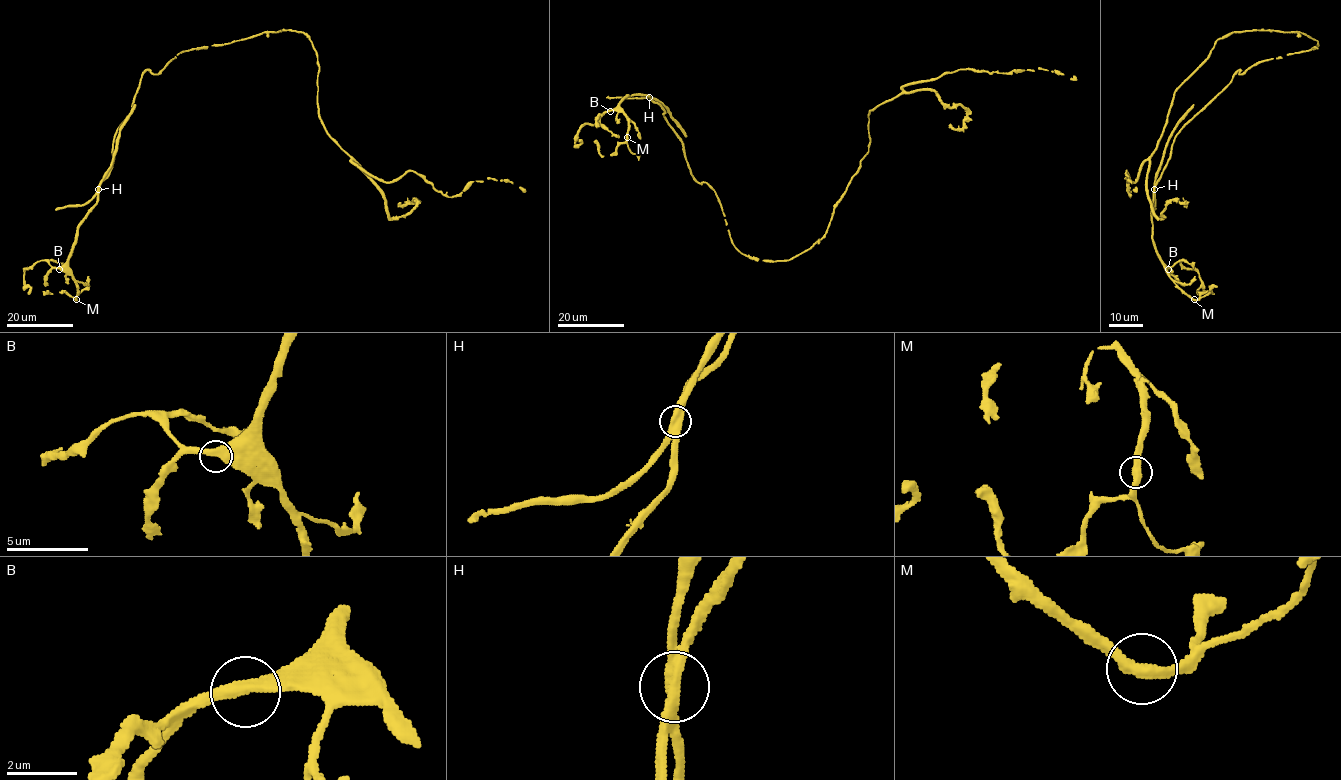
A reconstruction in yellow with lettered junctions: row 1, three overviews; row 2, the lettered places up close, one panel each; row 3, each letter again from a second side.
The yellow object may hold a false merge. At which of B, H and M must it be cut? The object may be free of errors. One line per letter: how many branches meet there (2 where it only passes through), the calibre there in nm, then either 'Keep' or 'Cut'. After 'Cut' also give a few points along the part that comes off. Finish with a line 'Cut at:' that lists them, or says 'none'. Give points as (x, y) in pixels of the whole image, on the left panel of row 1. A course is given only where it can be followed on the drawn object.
B: Branches: 2. Thickness 420 nm. Keep
H: Branches: 2. Thickness 440 nm. Cut. Course of the part to remove: (98, 189), (111, 164), (119, 131), (134, 104)
M: Branches: 2. Thickness 400 nm. Keep
Cut at: H

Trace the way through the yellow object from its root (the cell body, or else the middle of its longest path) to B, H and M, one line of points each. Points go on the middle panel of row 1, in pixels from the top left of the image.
B: (790, 260), (755, 259), (735, 247), (716, 193), (693, 177), (683, 143), (657, 103), (628, 95), (610, 111)
H: (790, 260), (755, 259), (735, 247), (716, 193), (693, 177), (681, 138), (665, 119), (662, 107), (649, 97)
M: (790, 260), (735, 247), (716, 193), (693, 177), (681, 138), (648, 96), (619, 103), (626, 138)

